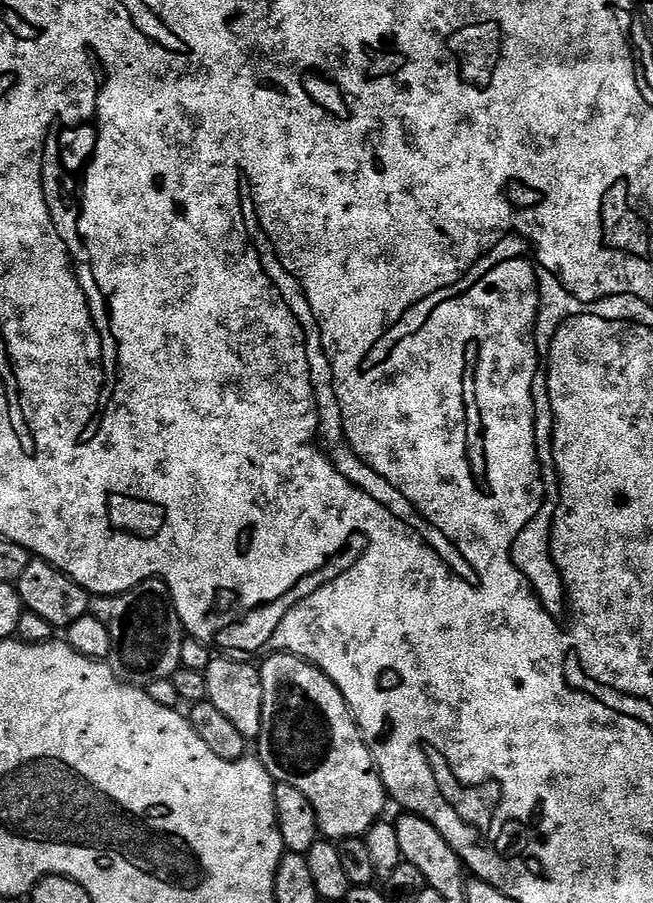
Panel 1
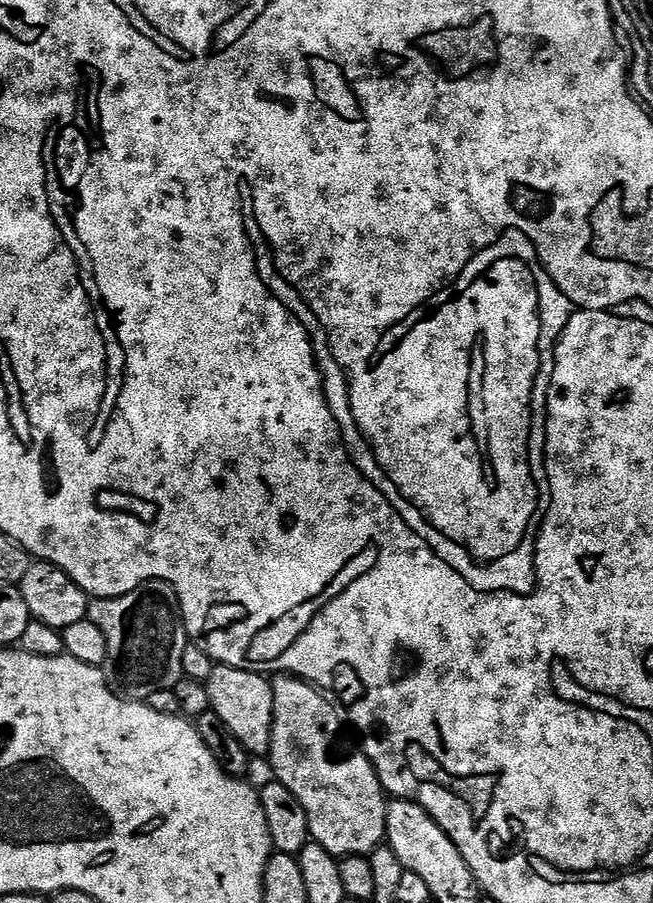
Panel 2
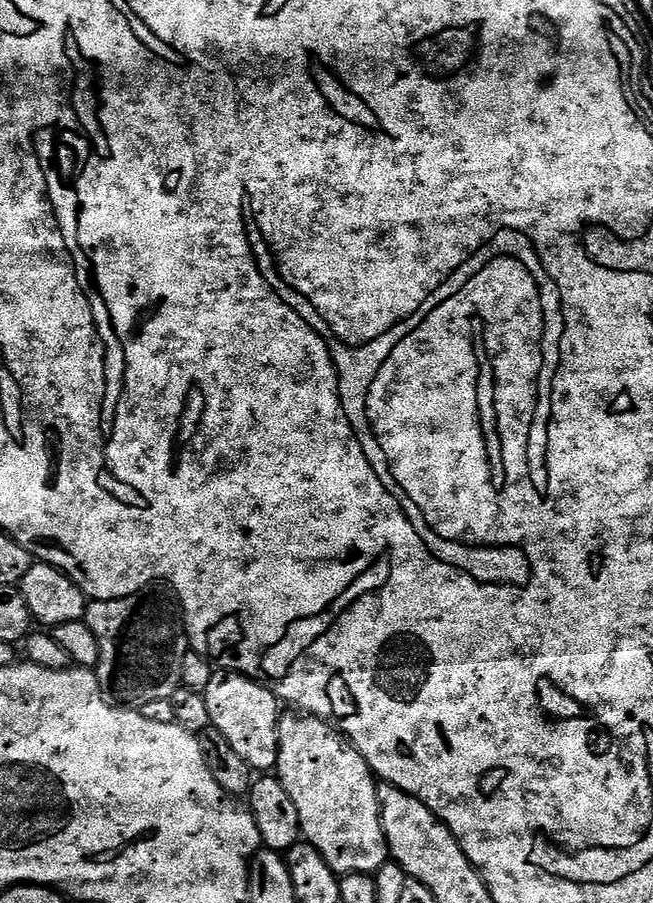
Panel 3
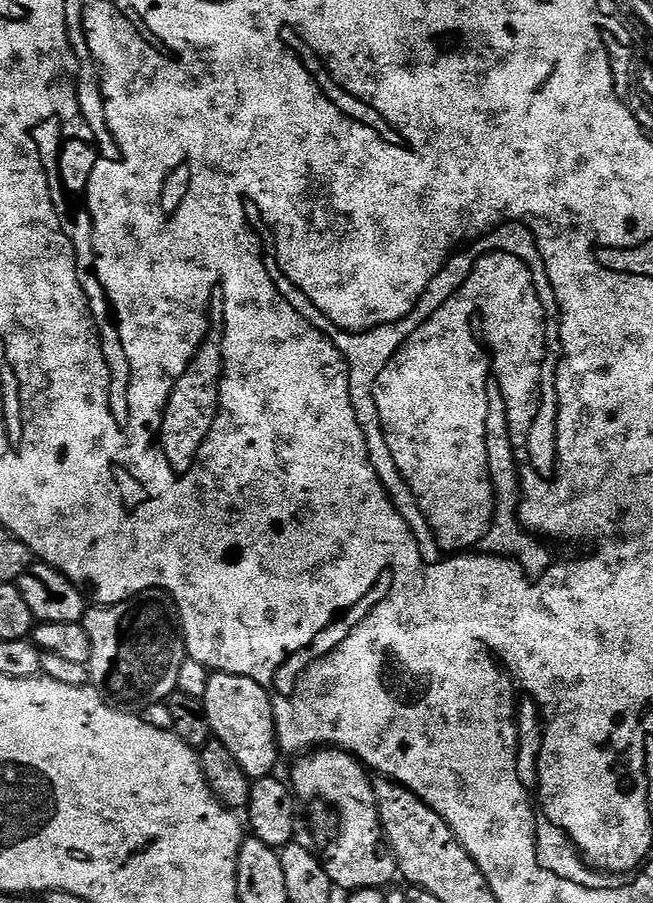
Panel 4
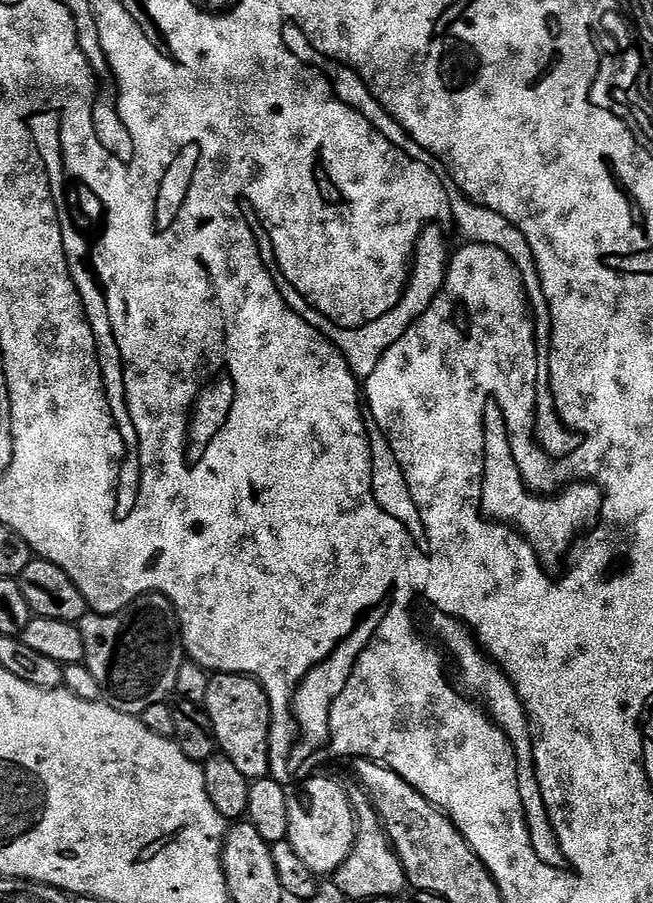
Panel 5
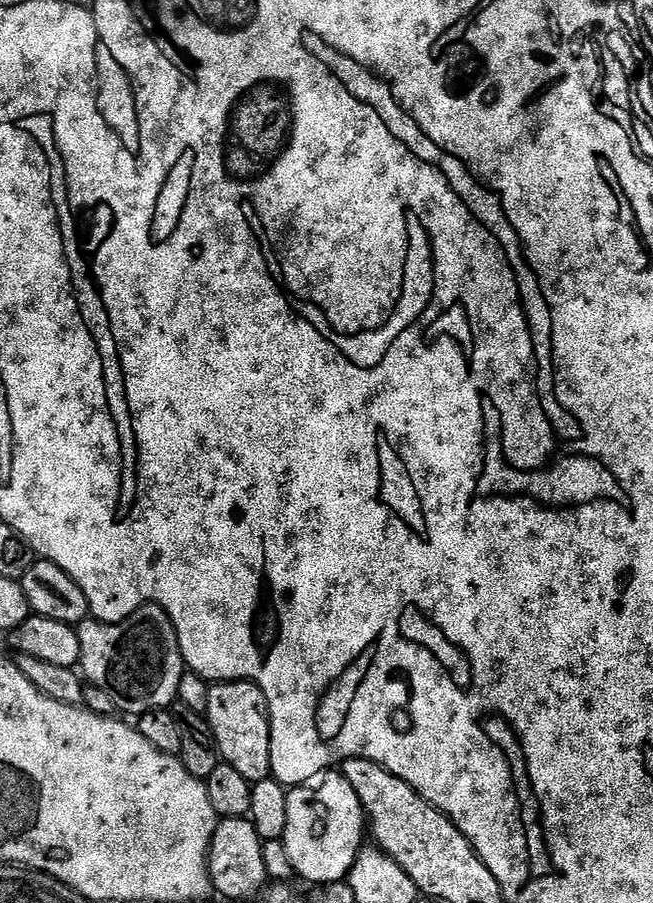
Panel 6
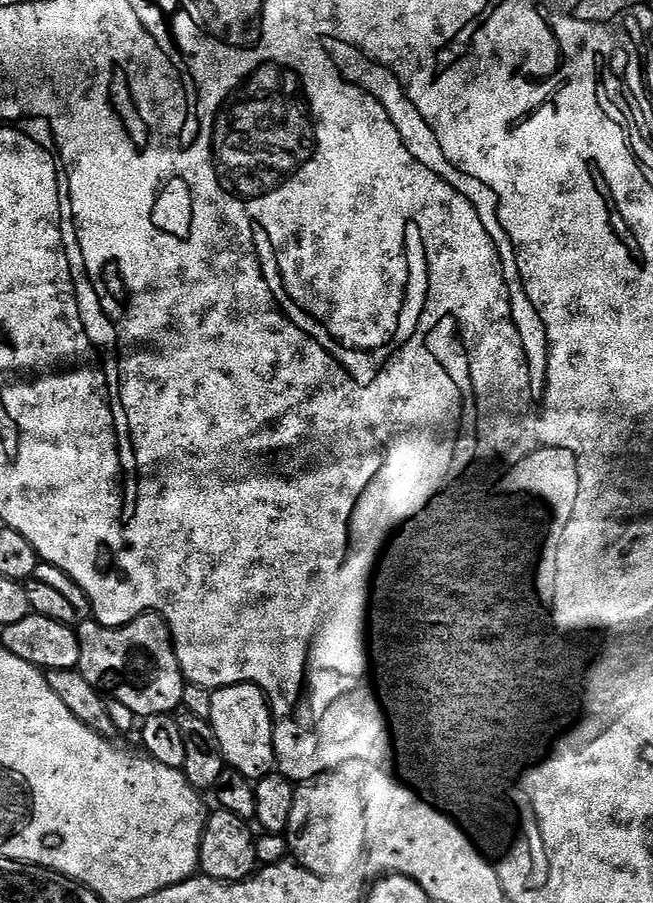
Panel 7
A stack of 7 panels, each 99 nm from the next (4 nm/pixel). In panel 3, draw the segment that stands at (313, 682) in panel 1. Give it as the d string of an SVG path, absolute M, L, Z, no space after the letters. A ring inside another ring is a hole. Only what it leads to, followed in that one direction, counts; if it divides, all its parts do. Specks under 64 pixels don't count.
M284 714L280 718L280 753L275 771L279 775L282 786L286 786L290 798L294 798L294 806L298 806L303 839L320 851L322 858L326 858L326 862L339 877L346 874L379 872L384 864L389 863L390 853L380 813L378 780L371 766L339 727L318 716L292 715L296 716Z

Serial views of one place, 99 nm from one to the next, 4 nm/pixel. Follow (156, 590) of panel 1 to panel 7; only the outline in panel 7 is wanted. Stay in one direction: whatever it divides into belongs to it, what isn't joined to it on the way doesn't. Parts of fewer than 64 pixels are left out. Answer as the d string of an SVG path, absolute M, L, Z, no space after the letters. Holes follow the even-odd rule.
M155 614L135 616L128 624L123 624L117 628L107 628L106 626L96 623L95 619L89 618L76 628L76 638L78 640L78 650L80 651L78 670L82 674L82 678L86 678L86 682L90 682L90 686L94 686L97 692L103 694L105 697L117 700L122 706L126 706L126 710L130 710L133 717L166 716L175 713L177 709L181 707L181 700L186 689L186 681L184 677L181 676L180 668L176 664L176 653L172 650L168 629L159 616Z

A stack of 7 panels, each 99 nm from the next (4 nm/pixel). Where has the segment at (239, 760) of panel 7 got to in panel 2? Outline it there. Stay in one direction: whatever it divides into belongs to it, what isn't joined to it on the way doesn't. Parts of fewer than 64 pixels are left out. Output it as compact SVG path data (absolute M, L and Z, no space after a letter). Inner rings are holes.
M222 664L213 667L206 683L212 703L211 711L216 712L218 718L222 718L222 722L226 722L230 734L234 734L234 738L238 738L238 742L242 742L249 757L267 757L272 741L272 723L274 722L272 680L267 675L258 672L238 670Z

